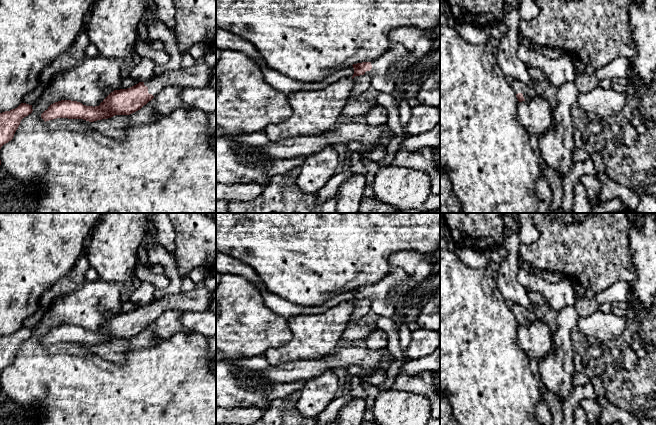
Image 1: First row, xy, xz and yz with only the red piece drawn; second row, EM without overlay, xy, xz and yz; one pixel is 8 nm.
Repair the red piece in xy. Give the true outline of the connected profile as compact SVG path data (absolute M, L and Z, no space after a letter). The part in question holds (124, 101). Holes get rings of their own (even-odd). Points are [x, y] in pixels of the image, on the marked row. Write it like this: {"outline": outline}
{"outline": "M203 58L190 67L155 73L148 81L127 88L114 90L99 106L86 106L77 101L61 100L51 104L41 114L46 122L57 118L83 119L89 122L108 119L115 115L130 115L140 110L161 90L167 87L204 88L208 87L211 68Z"}

